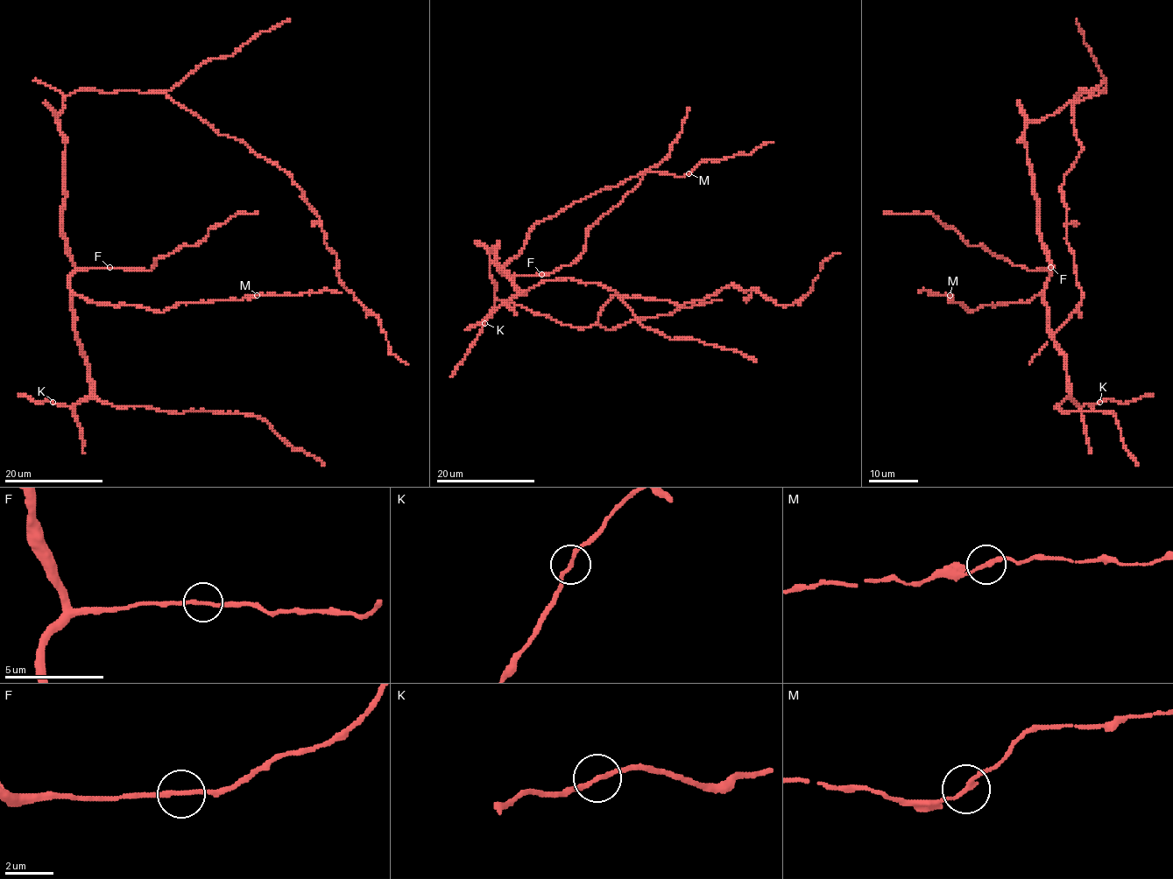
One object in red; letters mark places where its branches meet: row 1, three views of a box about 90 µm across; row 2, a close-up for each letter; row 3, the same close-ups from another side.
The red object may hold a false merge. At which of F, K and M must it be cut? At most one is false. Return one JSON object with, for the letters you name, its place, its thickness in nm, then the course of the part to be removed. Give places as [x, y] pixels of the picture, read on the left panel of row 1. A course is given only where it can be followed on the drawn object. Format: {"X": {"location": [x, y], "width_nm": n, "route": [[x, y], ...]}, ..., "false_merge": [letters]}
{"false_merge": []}

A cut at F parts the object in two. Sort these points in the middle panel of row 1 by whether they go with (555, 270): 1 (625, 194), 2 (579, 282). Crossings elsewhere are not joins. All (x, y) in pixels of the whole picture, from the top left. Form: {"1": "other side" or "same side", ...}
{"1": "same side", "2": "other side"}

